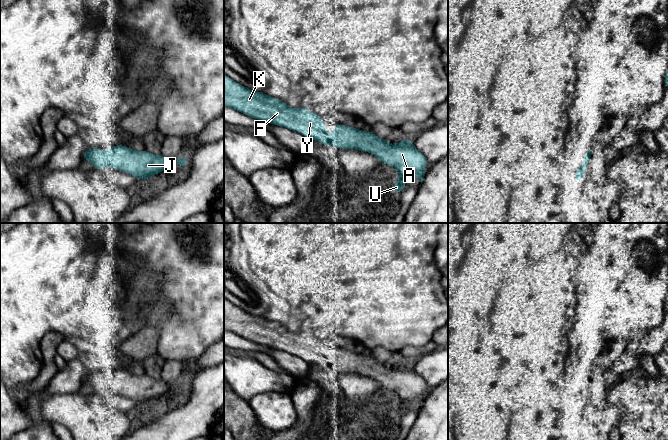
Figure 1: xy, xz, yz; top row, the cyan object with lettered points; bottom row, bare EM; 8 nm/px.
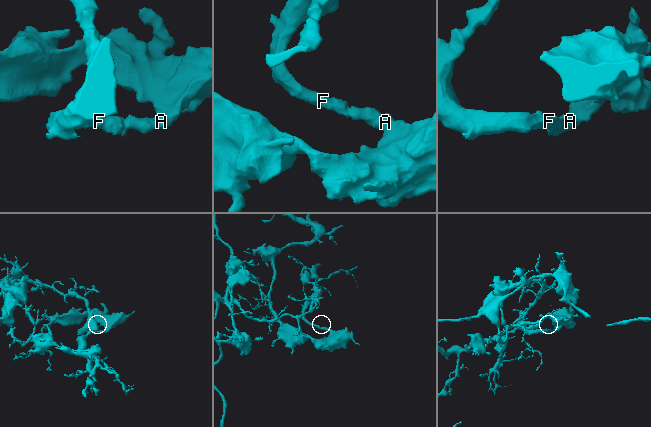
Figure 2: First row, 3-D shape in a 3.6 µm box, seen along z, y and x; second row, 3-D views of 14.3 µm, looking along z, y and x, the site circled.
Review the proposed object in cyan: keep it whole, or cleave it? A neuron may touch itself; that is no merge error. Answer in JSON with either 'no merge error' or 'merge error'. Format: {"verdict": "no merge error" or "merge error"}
{"verdict": "no merge error"}

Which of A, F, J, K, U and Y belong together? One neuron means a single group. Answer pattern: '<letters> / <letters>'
A F J K U Y

